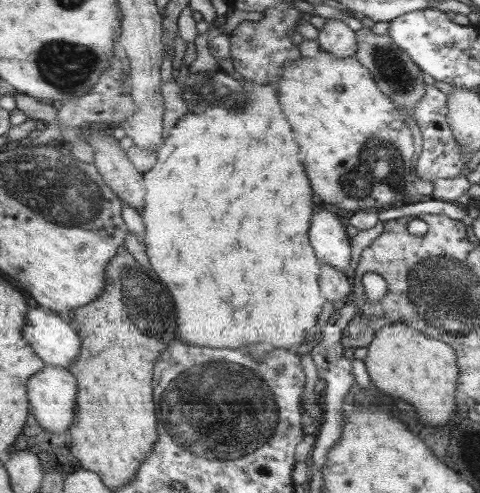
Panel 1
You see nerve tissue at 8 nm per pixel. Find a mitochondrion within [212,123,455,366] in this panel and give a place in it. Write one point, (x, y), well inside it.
(380, 161)

